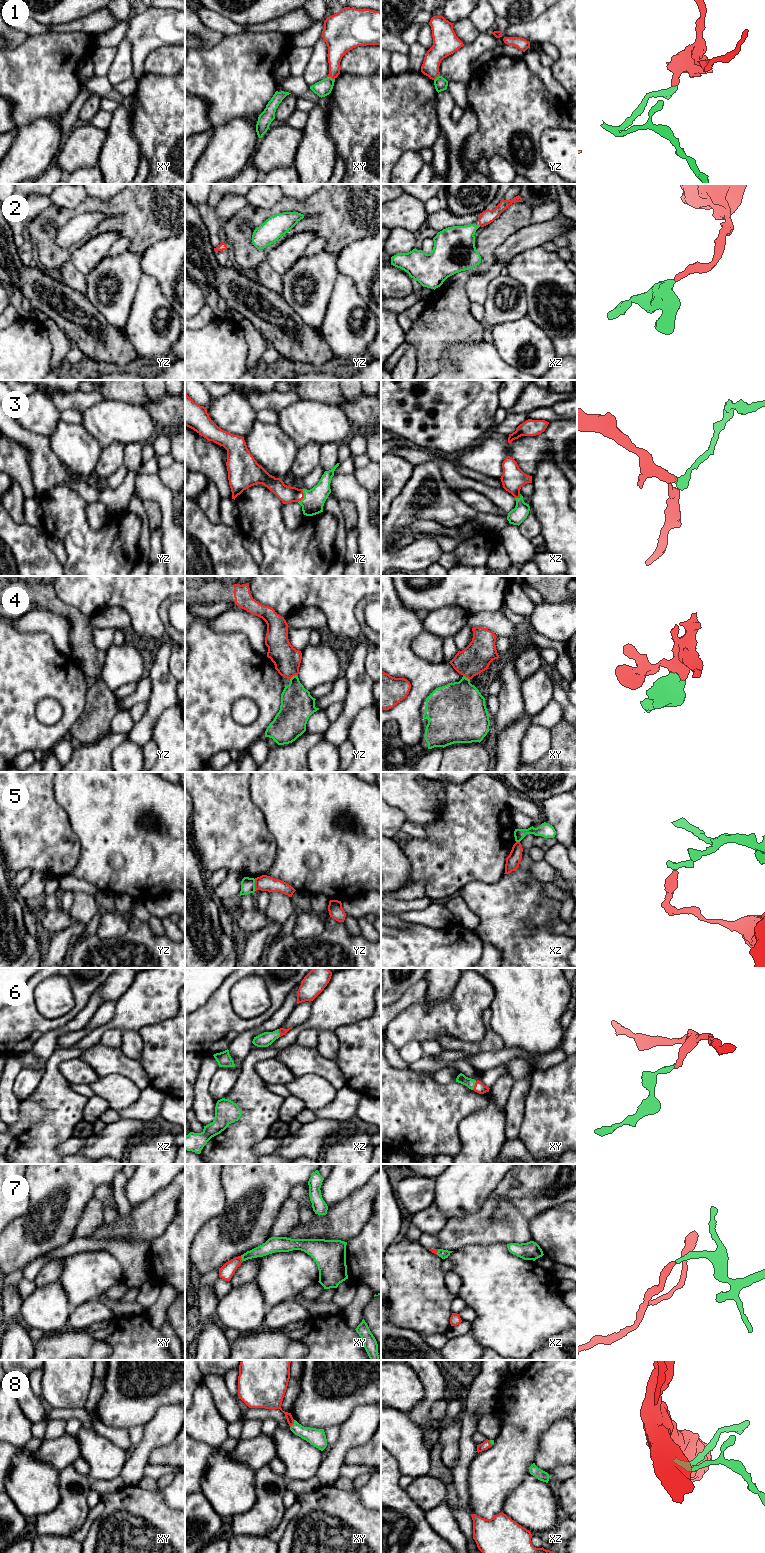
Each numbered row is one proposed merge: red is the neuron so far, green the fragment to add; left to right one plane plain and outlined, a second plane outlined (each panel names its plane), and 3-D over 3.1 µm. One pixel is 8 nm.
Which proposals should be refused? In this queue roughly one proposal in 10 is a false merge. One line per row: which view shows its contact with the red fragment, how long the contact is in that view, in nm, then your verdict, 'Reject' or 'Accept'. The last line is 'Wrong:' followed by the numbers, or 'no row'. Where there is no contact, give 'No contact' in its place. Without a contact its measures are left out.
1: Touches red in xy. Shared border 60 nm. Reject
2: Touches red in yz. Shared border 30 nm. Accept
3: Touches red in yz. Shared border 120 nm. Accept
4: Touches red in yz. Shared border 70 nm. Accept
5: Touches red in yz. Shared border 100 nm. Reject
6: Touches red in xy. Shared border 80 nm. Accept
7: Touches red in xy. Shared border 50 nm. Accept
8: Touches red in xy. Shared border 70 nm. Accept
Wrong: 1, 5

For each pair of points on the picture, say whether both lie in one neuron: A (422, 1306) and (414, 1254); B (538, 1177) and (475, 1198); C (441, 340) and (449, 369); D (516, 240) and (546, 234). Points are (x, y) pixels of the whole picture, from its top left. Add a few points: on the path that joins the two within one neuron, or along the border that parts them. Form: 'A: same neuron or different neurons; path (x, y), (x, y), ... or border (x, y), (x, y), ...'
A: same neuron; path (418, 1293), (414, 1267)
B: different neurons; border (504, 1175), (475, 1212)
C: different neurons; border (466, 343), (450, 346), (443, 353), (438, 369)
D: same neuron; path (523, 239), (539, 234)

